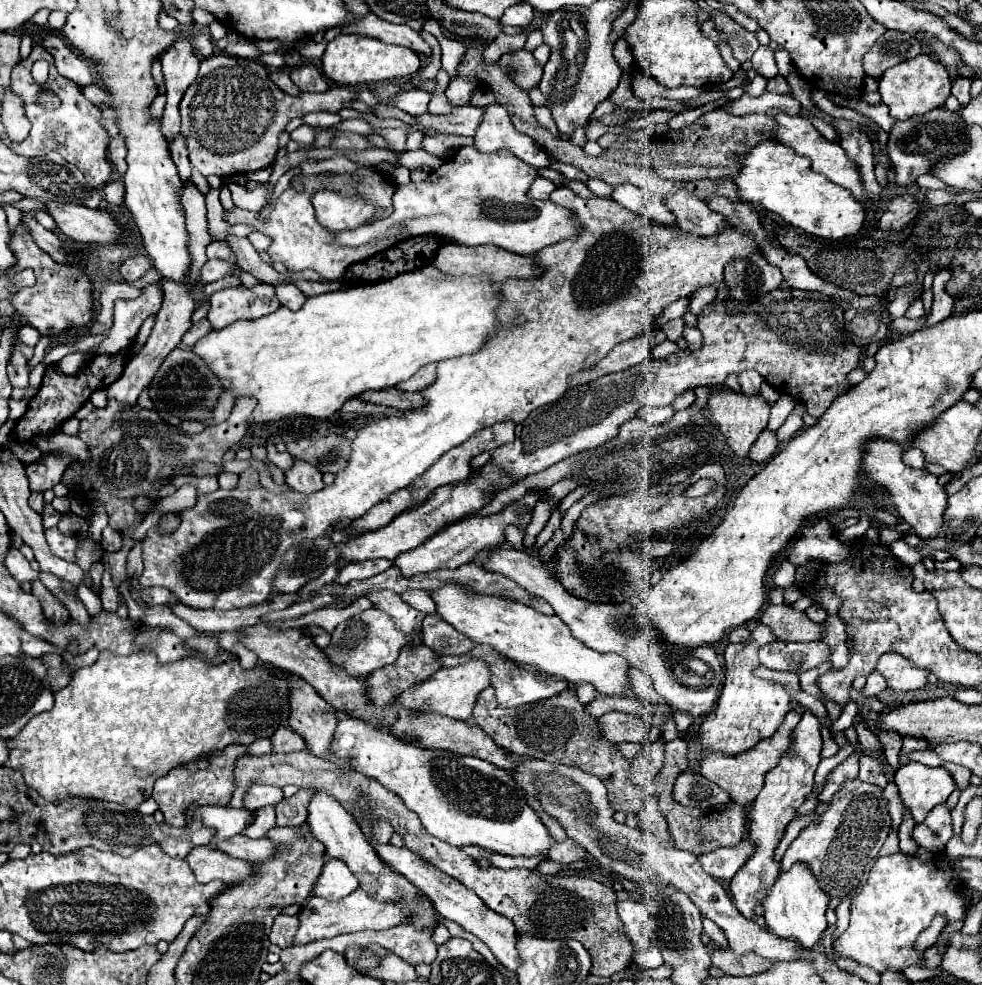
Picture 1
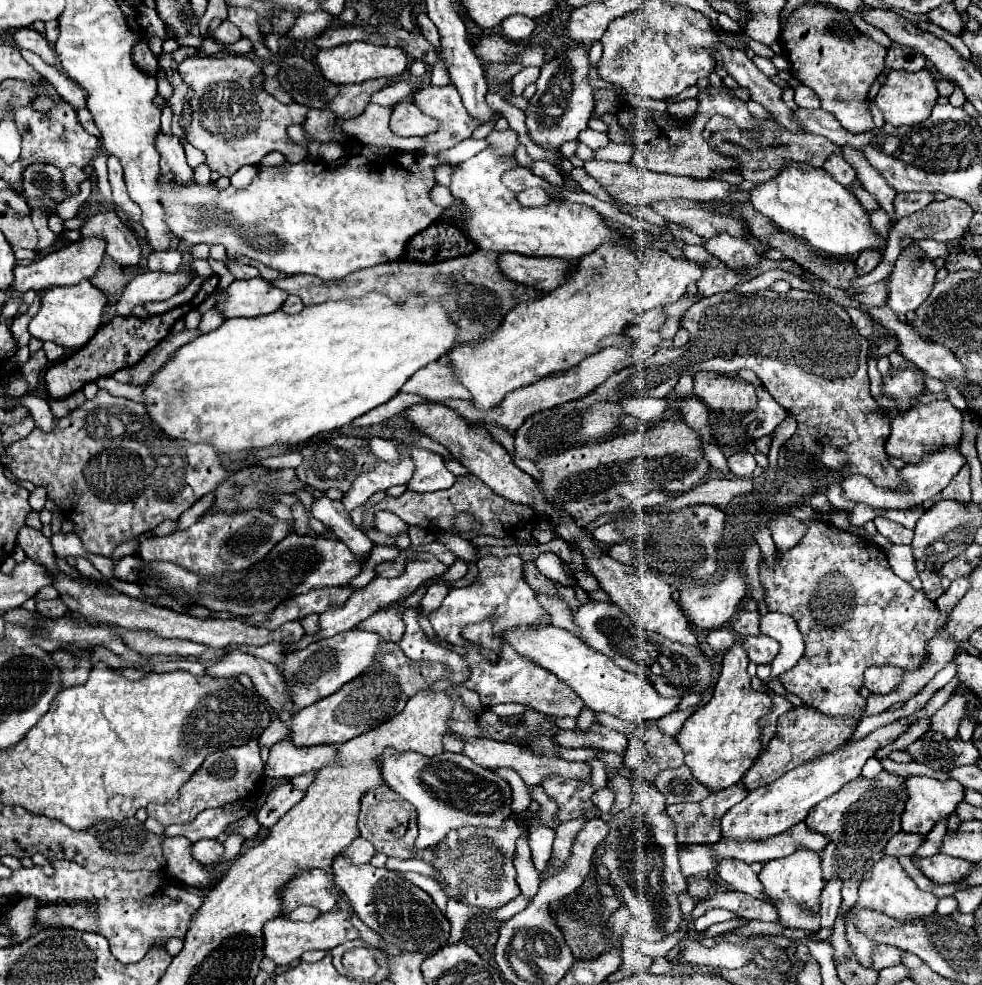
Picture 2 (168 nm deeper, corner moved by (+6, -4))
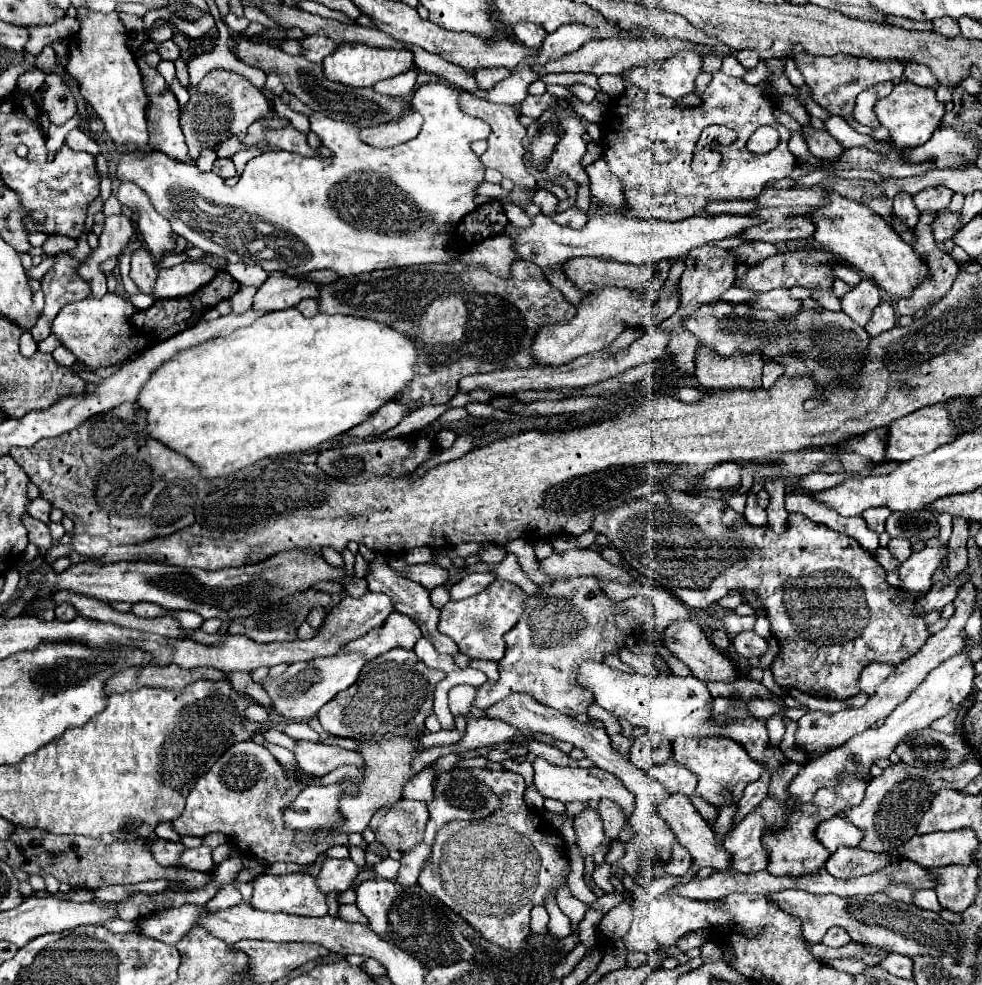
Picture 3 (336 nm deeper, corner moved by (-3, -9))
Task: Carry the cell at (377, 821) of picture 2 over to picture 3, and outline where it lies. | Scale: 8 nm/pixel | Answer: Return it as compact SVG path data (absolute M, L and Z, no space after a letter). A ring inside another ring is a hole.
M399 801L397 805L379 809L371 819L371 829L377 841L387 849L407 851L423 837L423 827L429 821L429 811L423 801Z

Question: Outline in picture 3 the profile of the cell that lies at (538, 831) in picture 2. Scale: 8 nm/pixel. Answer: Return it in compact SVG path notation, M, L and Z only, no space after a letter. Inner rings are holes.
M556 892L547 896L545 908L549 915L548 931L555 938L562 939L572 933L570 919L559 909Z

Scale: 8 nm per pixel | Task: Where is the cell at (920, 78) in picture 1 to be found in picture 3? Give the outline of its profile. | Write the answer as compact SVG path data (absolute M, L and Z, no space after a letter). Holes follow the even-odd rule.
M901 81L899 85L895 85L891 95L887 95L887 97L879 99L879 103L875 103L875 115L881 121L881 125L889 129L895 147L899 147L899 149L919 147L919 145L927 143L931 139L933 131L941 125L941 117L945 115L945 105L941 101L937 101L935 89L919 87L909 81Z

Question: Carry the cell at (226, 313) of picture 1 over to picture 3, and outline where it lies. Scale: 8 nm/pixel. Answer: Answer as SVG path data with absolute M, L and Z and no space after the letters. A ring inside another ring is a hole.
M281 271L269 273L269 279L255 293L255 309L263 311L279 311L295 307L301 299L319 297L319 285L309 279L289 277Z

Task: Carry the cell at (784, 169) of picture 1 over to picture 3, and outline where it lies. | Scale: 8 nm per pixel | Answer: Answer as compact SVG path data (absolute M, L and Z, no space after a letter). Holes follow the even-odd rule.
M829 193L829 207L821 207L815 211L815 241L823 245L827 251L833 251L839 259L845 259L847 265L867 275L877 283L877 287L885 289L889 295L897 299L911 297L913 289L919 287L929 277L927 261L923 261L911 245L907 245L893 227L869 207L855 203L839 193Z

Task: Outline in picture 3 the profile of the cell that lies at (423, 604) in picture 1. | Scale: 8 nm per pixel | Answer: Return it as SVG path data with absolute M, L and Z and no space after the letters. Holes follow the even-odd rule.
M473 573L473 575L467 575L465 579L461 579L457 585L453 585L449 589L449 595L453 601L459 601L459 599L467 599L471 595L477 595L479 591L483 591L491 581L495 581L497 577L493 573Z

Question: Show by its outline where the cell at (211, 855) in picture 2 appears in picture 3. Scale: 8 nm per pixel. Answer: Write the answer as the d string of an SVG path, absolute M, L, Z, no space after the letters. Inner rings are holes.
M201 845L201 847L195 847L195 849L183 849L183 855L181 855L181 867L185 869L195 869L195 871L211 871L215 867L213 859L211 859L211 847L207 845Z

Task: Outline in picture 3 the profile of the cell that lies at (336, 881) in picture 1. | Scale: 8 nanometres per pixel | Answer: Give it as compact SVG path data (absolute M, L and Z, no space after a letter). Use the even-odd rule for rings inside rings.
M289 873L289 875L259 875L253 881L253 897L251 907L259 911L271 911L271 913L291 913L291 915L305 915L305 917L321 917L327 915L327 903L321 891L317 889L317 883L311 875L305 873Z

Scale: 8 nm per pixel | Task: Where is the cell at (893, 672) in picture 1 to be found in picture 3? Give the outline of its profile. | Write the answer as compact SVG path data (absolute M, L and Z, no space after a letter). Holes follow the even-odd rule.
M871 663L869 667L863 667L863 671L859 675L859 689L867 695L873 695L877 685L881 685L891 673L893 673L893 665L889 665L889 663Z

